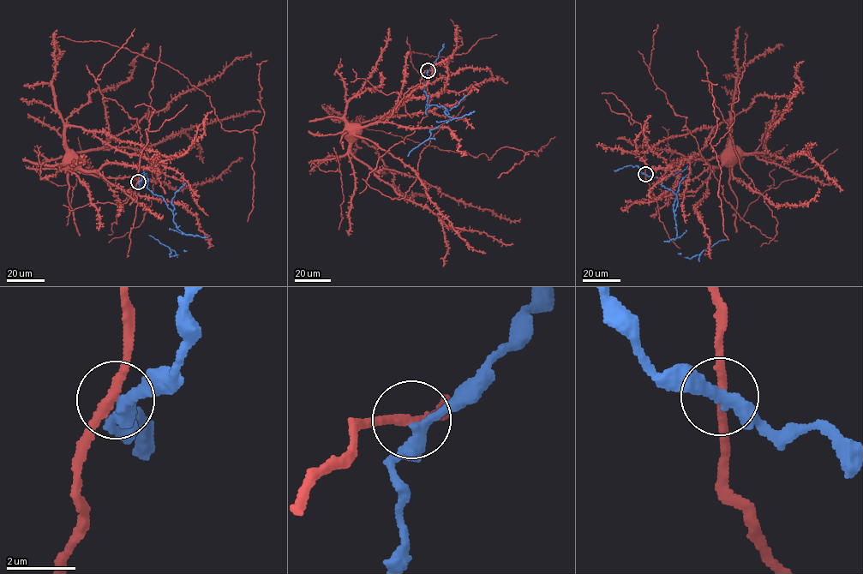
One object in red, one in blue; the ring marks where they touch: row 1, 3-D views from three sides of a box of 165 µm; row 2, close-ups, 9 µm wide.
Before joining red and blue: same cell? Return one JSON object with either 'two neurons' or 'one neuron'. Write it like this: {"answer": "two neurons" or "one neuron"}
{"answer": "two neurons"}

